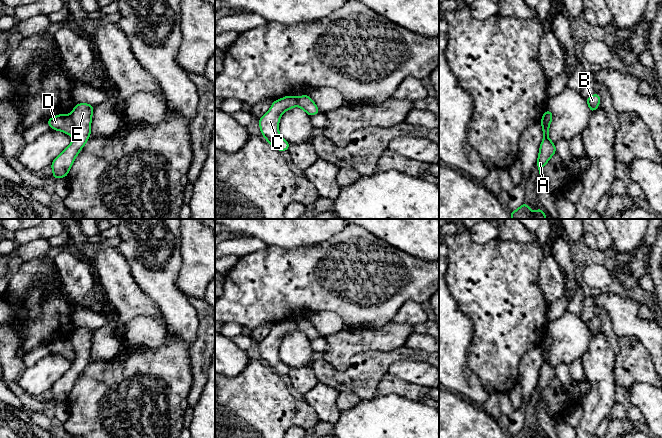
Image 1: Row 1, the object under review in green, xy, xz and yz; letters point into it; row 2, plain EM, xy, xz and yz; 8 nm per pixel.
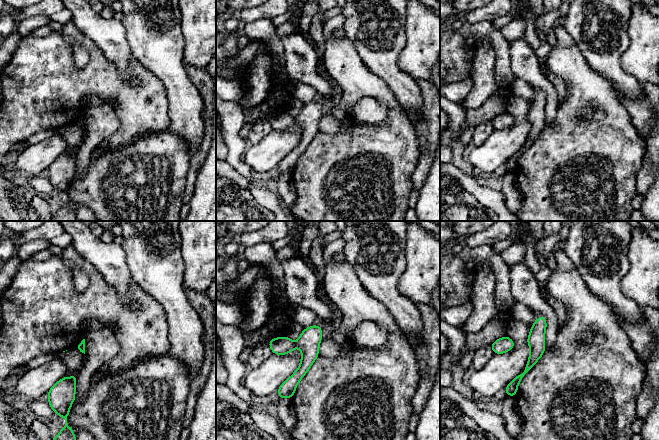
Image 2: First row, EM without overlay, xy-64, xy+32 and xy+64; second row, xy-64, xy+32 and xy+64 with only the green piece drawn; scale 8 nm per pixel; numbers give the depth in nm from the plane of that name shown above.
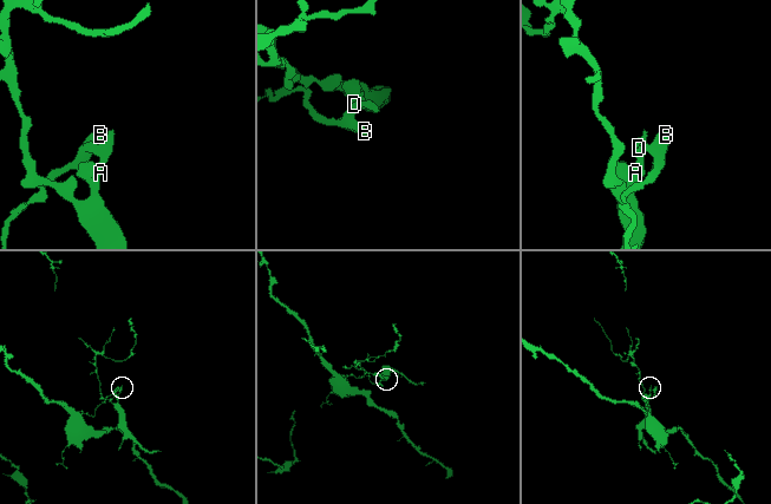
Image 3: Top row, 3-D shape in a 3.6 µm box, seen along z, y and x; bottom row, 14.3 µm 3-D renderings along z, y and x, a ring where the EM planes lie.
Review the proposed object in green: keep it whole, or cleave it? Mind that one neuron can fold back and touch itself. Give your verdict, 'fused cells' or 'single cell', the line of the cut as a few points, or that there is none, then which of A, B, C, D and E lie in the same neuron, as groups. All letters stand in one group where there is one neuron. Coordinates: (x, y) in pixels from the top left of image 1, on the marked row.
fused cells; cut in xy along (69, 115), (72, 121), (73, 135); A E / B C D

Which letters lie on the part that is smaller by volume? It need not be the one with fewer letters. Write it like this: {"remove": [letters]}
{"remove": ["A", "E"]}

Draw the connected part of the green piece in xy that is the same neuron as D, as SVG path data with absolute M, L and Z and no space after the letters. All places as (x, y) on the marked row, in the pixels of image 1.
M60 114L47 120L48 125L53 130L62 131L68 135L74 135L73 122L70 115Z

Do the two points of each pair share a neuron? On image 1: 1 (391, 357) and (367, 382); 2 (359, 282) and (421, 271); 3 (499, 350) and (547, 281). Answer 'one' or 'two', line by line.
1: one
2: one
3: two

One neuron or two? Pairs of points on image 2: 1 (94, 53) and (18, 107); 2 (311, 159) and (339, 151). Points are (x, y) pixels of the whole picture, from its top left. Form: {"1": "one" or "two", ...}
{"1": "one", "2": "one"}

